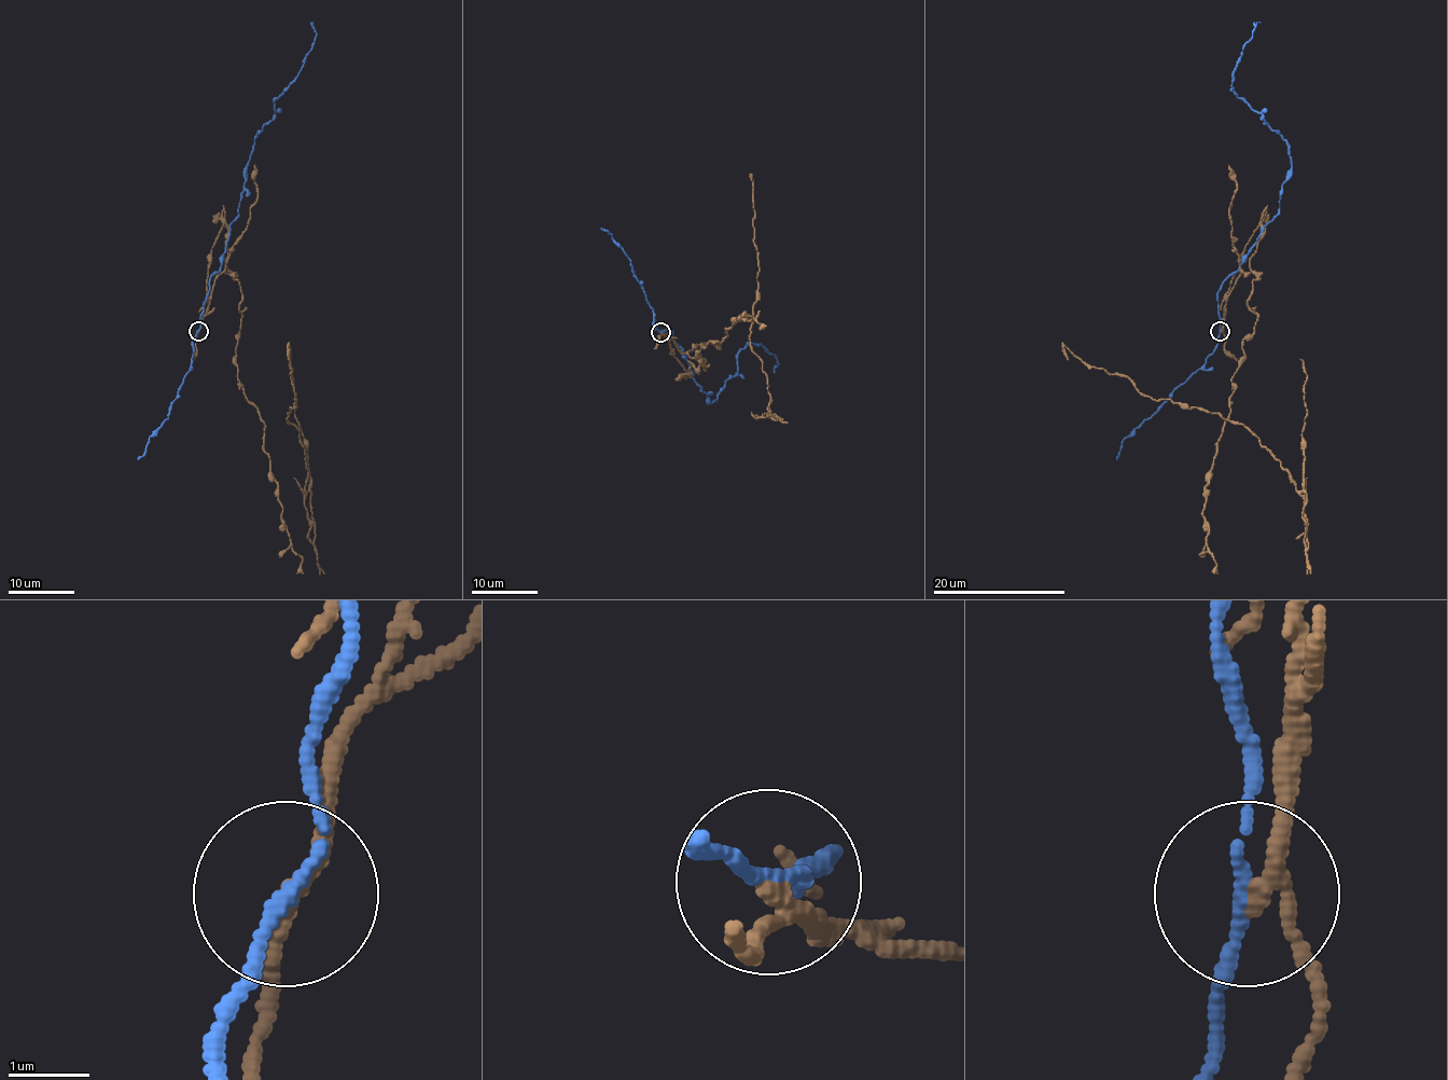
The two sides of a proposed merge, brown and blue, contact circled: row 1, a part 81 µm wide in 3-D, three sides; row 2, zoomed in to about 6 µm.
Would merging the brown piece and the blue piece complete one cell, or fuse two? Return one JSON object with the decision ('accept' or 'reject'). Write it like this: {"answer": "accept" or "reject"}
{"answer": "reject"}

